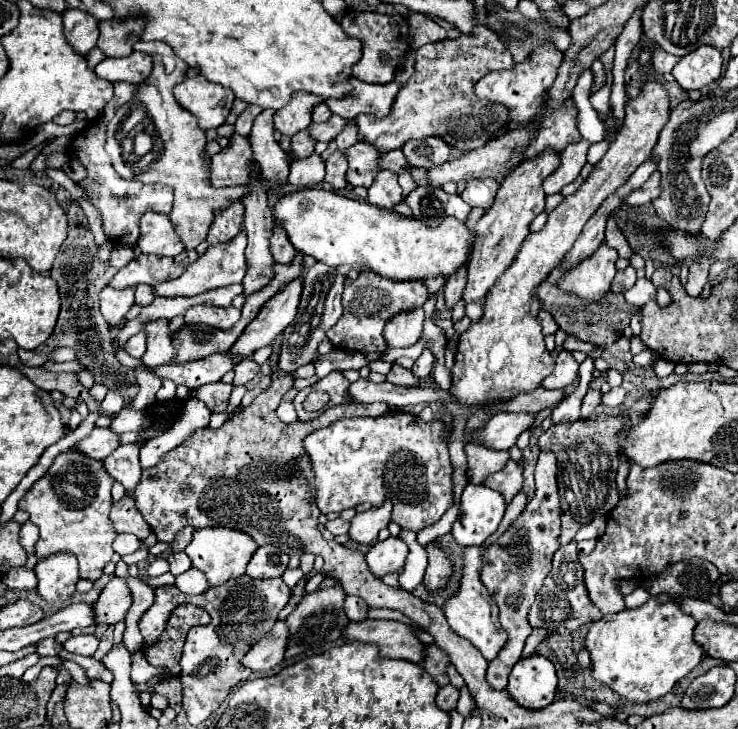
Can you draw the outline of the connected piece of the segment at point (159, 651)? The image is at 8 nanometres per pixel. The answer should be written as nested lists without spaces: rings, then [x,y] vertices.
[[[181,604],[171,612],[169,624],[155,646],[145,650],[145,658],[151,666],[165,666],[169,676],[179,674],[179,658],[183,652],[187,632],[197,624],[207,624],[209,614],[193,604]]]

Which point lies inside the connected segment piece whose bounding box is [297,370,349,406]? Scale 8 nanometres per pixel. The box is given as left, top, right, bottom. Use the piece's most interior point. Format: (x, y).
(335, 384)

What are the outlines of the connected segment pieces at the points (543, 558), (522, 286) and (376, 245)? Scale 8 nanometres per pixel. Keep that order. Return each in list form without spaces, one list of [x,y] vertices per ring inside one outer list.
[[[541,452],[535,466],[535,498],[525,506],[521,516],[509,526],[505,534],[501,534],[483,554],[481,580],[485,582],[489,594],[495,598],[499,606],[499,622],[507,630],[509,640],[507,646],[499,652],[495,660],[489,662],[487,682],[493,690],[503,690],[507,686],[507,676],[511,666],[521,658],[525,638],[531,634],[531,626],[527,622],[527,612],[535,602],[539,588],[543,586],[545,576],[551,570],[551,558],[557,552],[557,536],[561,528],[559,520],[559,494],[557,494],[557,458],[551,452]]]
[[[647,78],[641,94],[627,100],[623,128],[617,132],[617,138],[609,146],[607,154],[593,166],[581,188],[575,194],[565,196],[563,202],[549,214],[543,230],[531,232],[525,238],[513,266],[507,268],[503,278],[499,278],[487,294],[483,318],[473,322],[469,330],[459,336],[455,366],[451,370],[451,394],[457,402],[465,406],[481,406],[491,400],[507,400],[519,392],[539,388],[541,380],[555,370],[555,360],[545,348],[541,326],[535,318],[535,314],[539,314],[539,300],[533,290],[553,268],[561,264],[563,256],[581,234],[583,224],[595,214],[601,202],[627,182],[631,170],[635,170],[639,162],[645,162],[651,156],[659,132],[669,120],[669,108],[669,94],[665,88],[653,78]]]
[[[303,188],[293,194],[283,196],[275,208],[273,218],[279,222],[291,240],[291,244],[315,260],[327,264],[327,266],[339,266],[339,264],[359,264],[369,266],[369,270],[377,272],[383,278],[399,280],[399,282],[411,282],[411,280],[427,280],[427,278],[449,278],[455,270],[467,266],[471,258],[471,232],[465,222],[459,222],[457,218],[445,216],[439,226],[427,226],[417,218],[405,218],[399,216],[393,210],[379,210],[379,206],[371,206],[369,202],[351,200],[347,196],[339,196],[333,192],[327,192],[323,188]]]

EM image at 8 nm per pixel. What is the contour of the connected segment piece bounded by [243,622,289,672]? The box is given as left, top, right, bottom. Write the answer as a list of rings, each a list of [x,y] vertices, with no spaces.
[[[275,622],[271,632],[267,632],[245,656],[243,666],[251,668],[253,672],[269,672],[283,660],[285,646],[287,646],[287,624]]]

